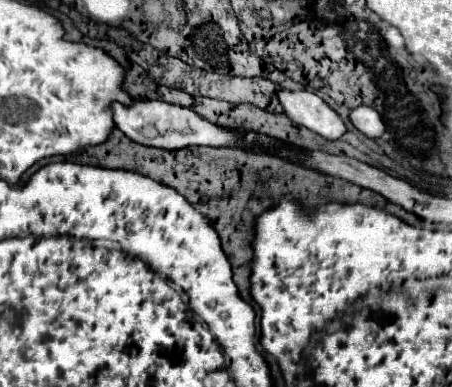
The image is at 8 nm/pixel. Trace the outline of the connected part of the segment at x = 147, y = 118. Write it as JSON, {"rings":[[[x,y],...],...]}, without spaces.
{"rings":[[[138,100],[132,106],[124,106],[120,102],[112,104],[113,120],[116,126],[134,142],[146,144],[146,146],[158,146],[158,148],[166,148],[166,150],[178,150],[178,148],[186,148],[186,146],[236,146],[236,148],[246,148],[252,152],[264,152],[264,150],[254,150],[248,148],[236,134],[218,128],[216,124],[200,118],[196,112],[176,106],[176,104],[168,104],[168,102],[160,102],[160,100]]]}

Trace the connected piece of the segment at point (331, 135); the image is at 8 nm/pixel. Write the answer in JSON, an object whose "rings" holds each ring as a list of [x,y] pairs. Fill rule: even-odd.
{"rings":[[[280,90],[278,100],[290,120],[310,128],[326,140],[338,140],[346,132],[346,126],[340,116],[314,92]]]}

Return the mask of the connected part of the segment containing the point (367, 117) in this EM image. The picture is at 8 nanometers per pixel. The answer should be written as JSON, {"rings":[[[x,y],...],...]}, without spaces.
{"rings":[[[358,106],[350,112],[350,122],[368,138],[380,138],[384,132],[384,124],[380,114],[370,106]]]}

